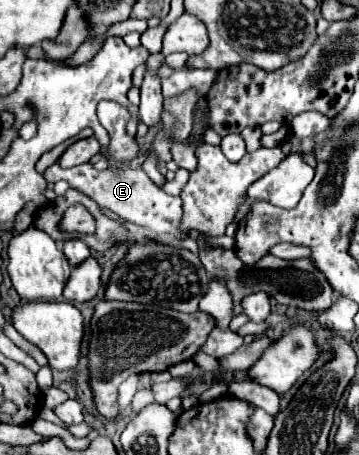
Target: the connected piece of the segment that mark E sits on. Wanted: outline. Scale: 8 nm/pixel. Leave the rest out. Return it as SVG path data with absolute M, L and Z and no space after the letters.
M90 162L74 166L74 168L62 168L60 164L52 164L44 172L44 178L46 178L46 182L52 182L52 184L58 180L66 180L72 188L82 190L92 200L96 200L102 208L118 214L126 222L146 226L158 234L170 234L170 236L174 234L180 240L186 238L186 234L180 234L176 230L176 226L182 218L182 200L178 196L170 196L170 194L162 192L140 168L116 168L116 170L100 172Z

